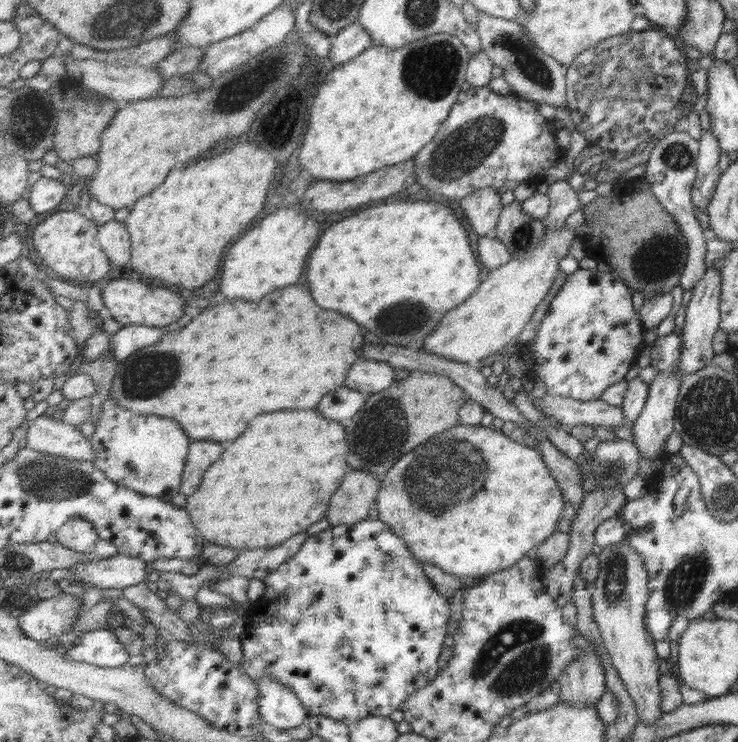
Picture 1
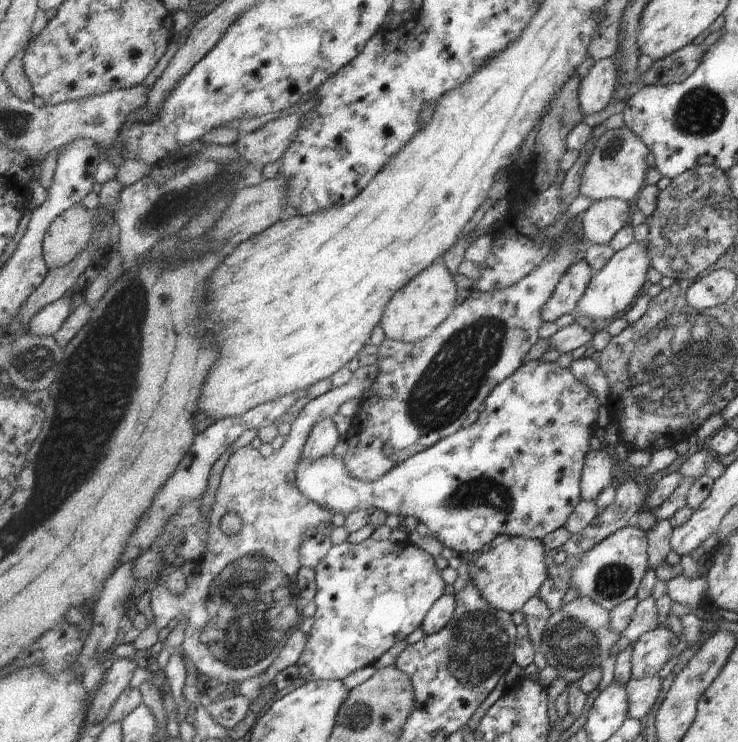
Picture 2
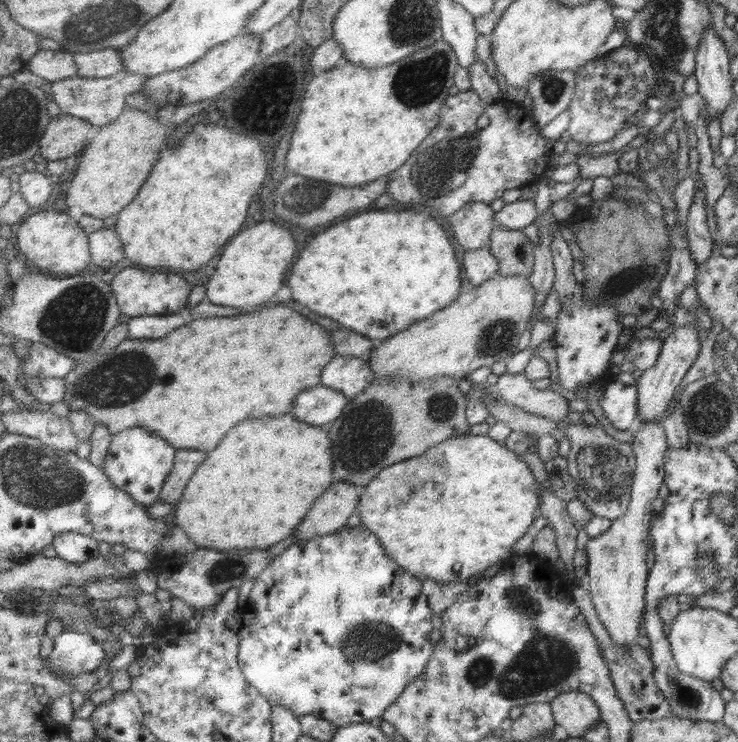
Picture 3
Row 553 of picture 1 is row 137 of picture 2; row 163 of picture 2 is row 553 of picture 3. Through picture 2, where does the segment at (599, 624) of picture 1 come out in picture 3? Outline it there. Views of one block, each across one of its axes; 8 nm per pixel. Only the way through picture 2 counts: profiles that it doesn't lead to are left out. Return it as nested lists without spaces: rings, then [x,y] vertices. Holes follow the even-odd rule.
[[[659,420],[639,424],[631,437],[630,448],[634,457],[634,477],[629,492],[629,502],[625,514],[615,518],[603,534],[587,540],[586,574],[589,576],[590,600],[597,620],[601,622],[613,644],[621,650],[636,644],[637,636],[642,634],[642,614],[645,606],[645,584],[648,573],[645,563],[648,532],[653,519],[651,501],[657,496],[664,474],[663,462],[668,448],[665,433]]]

